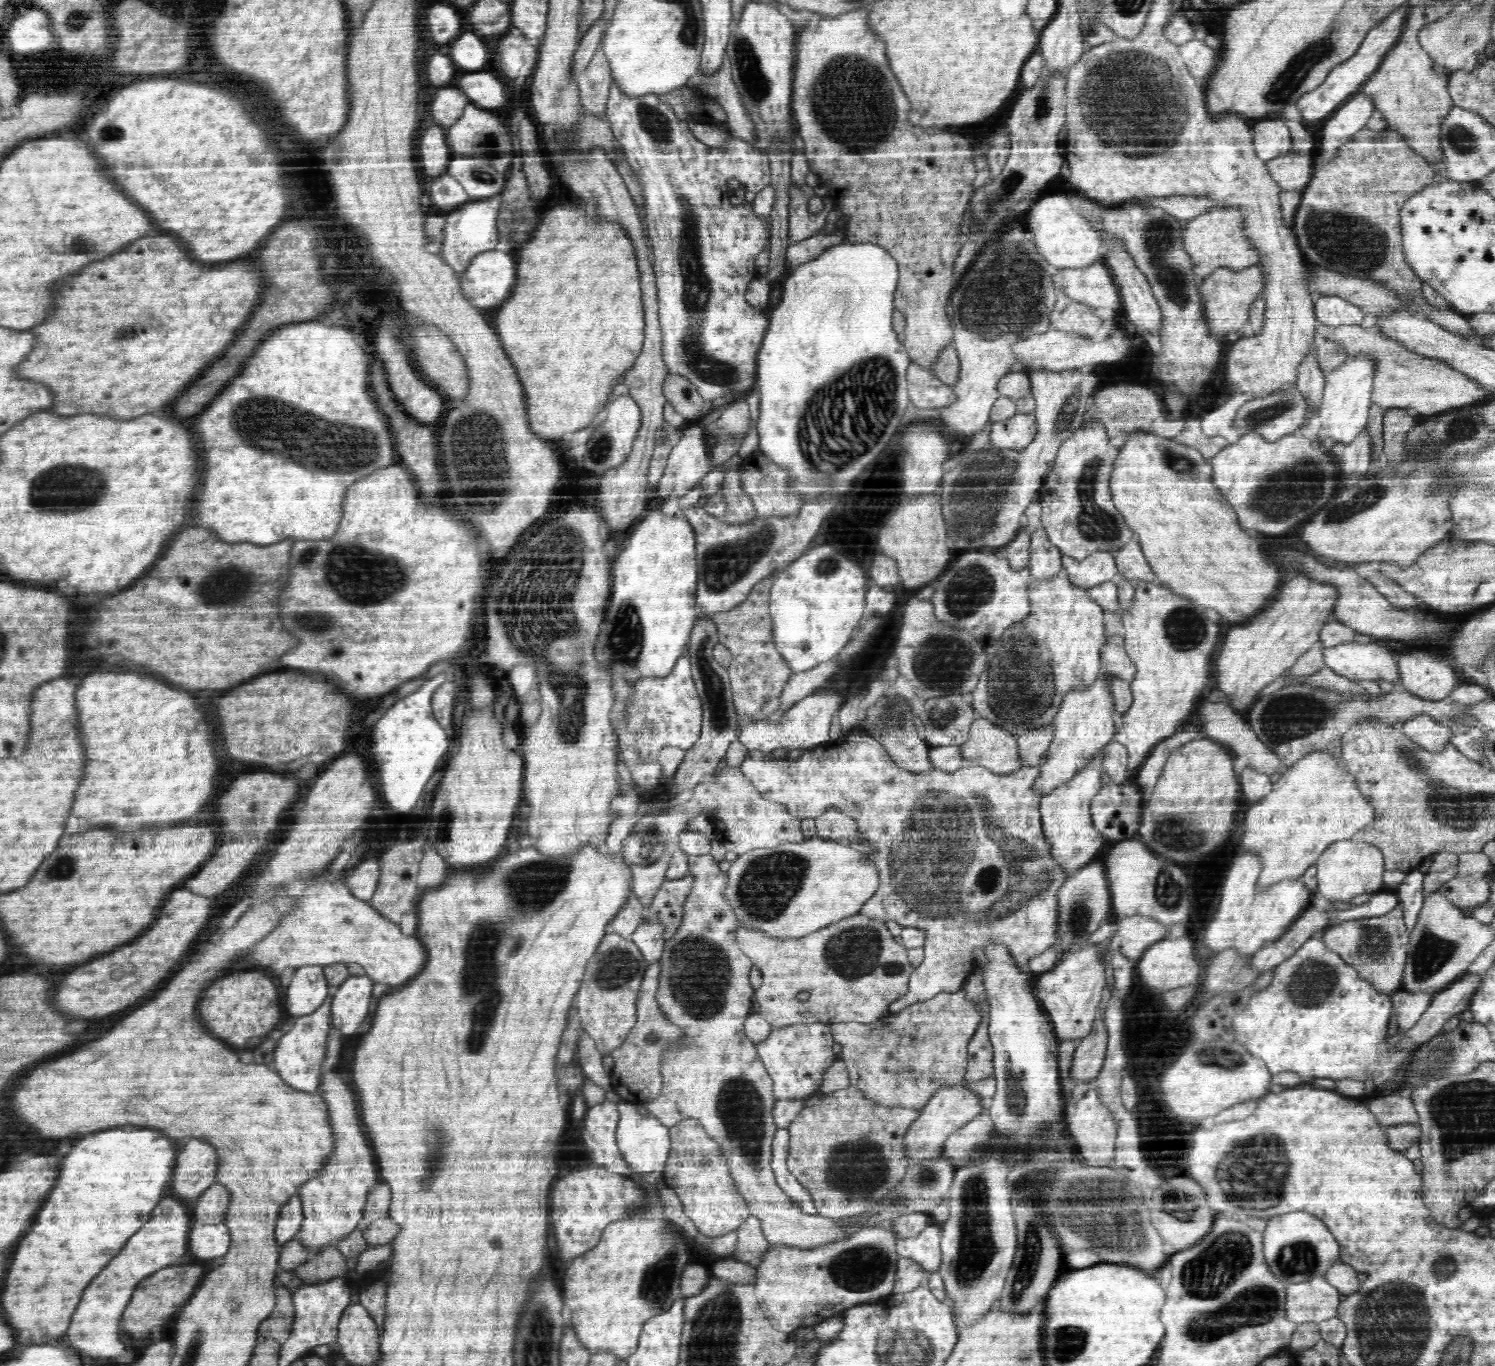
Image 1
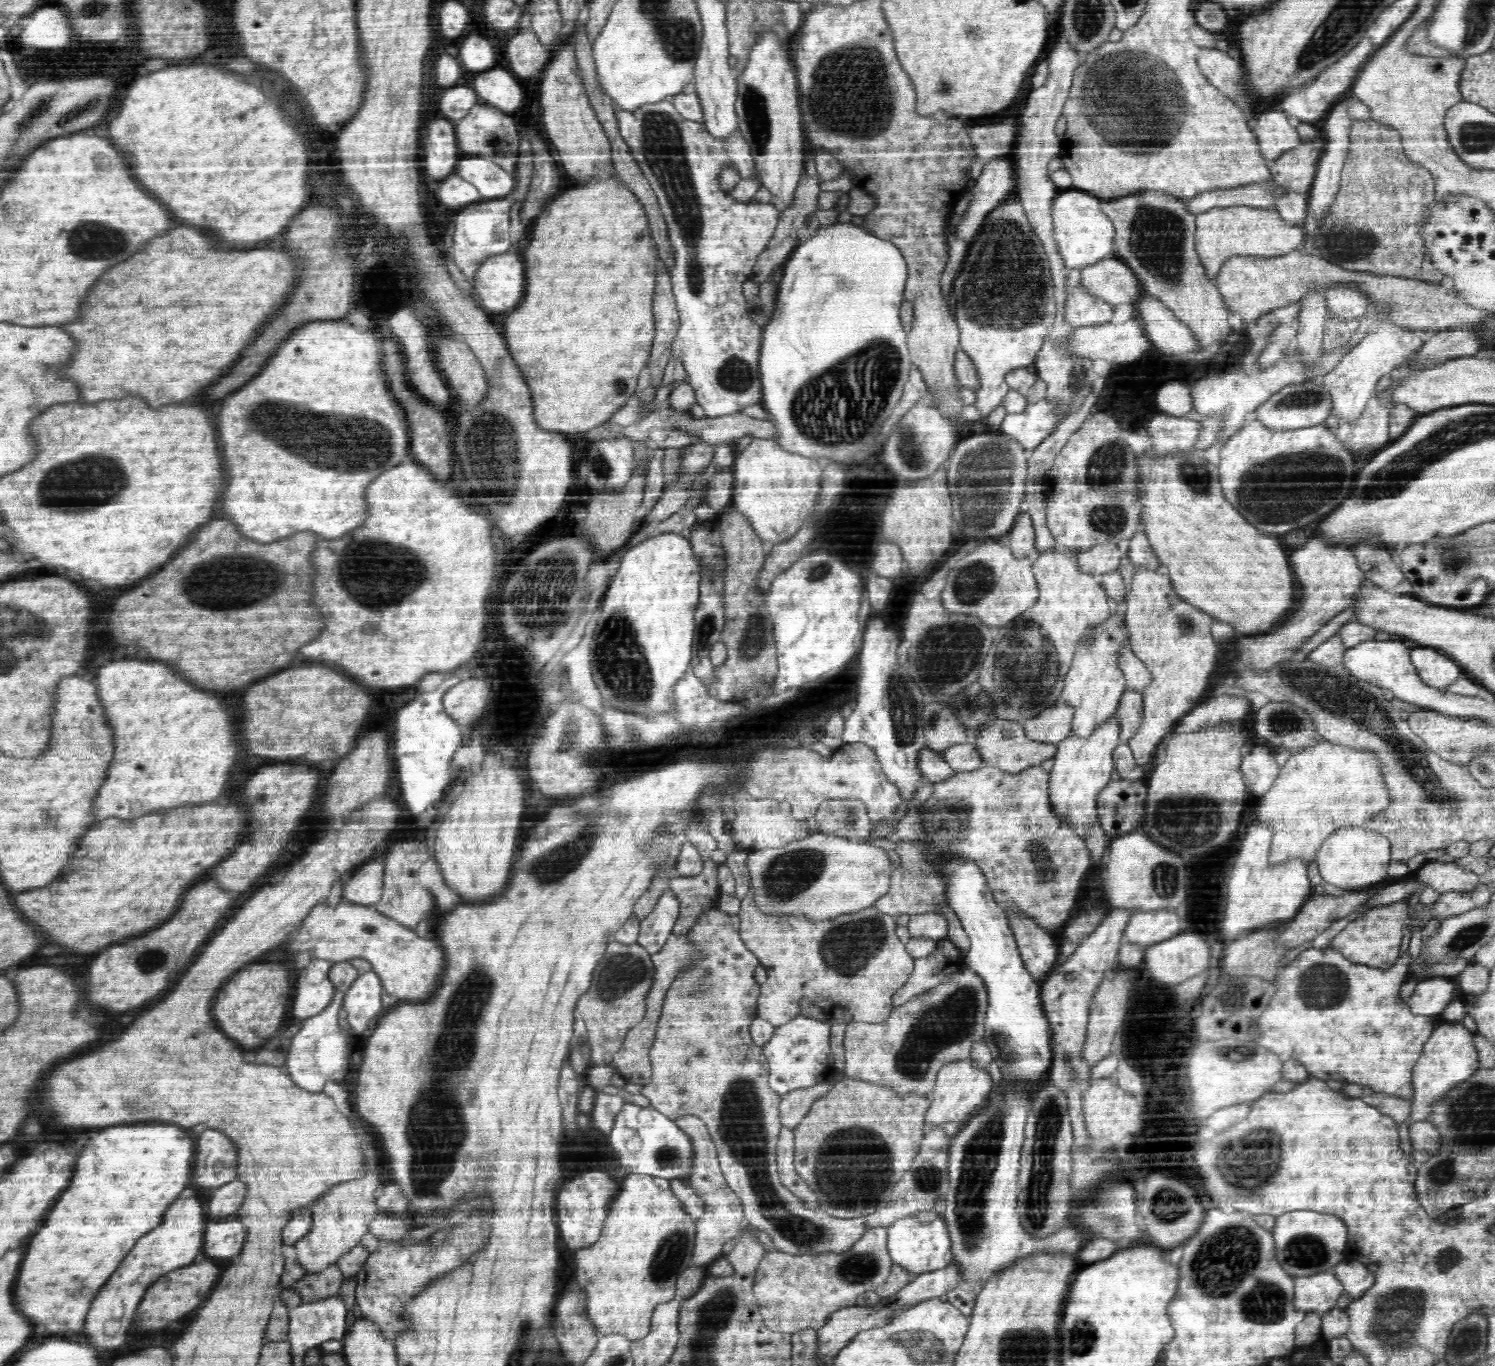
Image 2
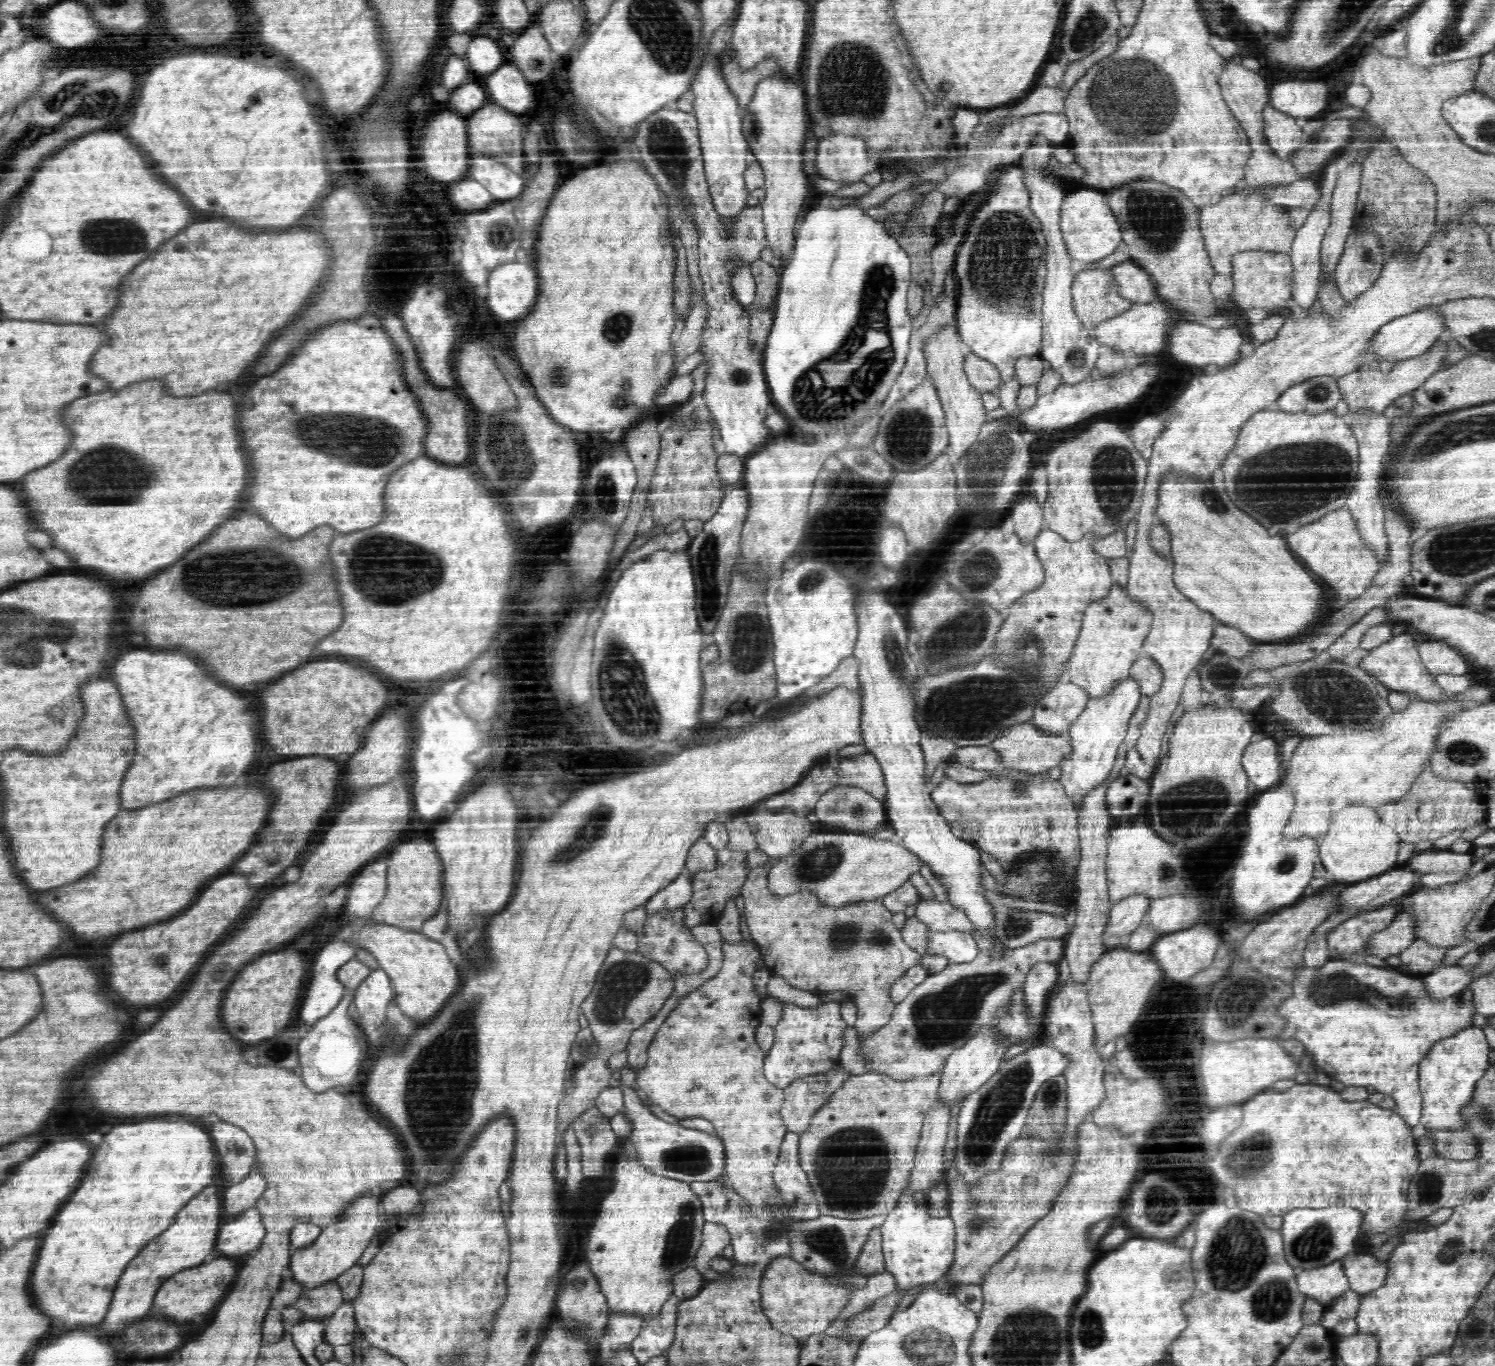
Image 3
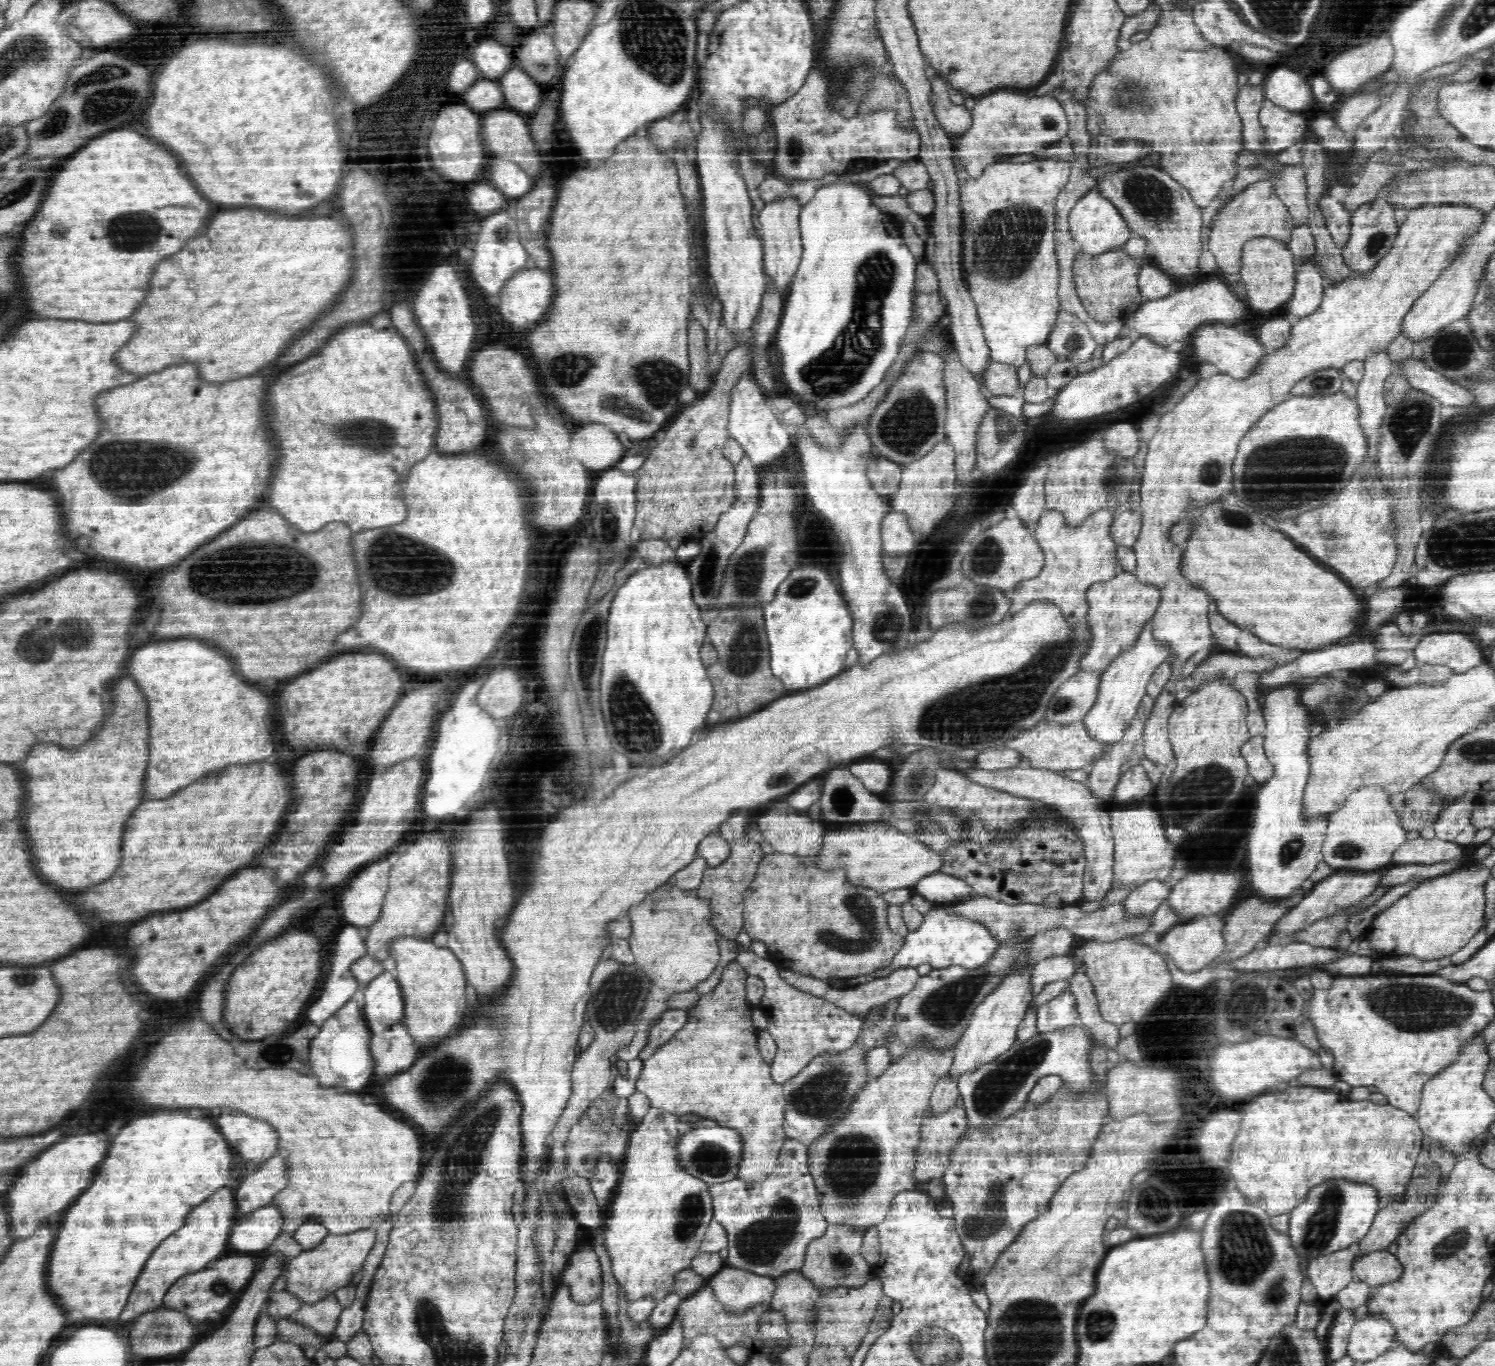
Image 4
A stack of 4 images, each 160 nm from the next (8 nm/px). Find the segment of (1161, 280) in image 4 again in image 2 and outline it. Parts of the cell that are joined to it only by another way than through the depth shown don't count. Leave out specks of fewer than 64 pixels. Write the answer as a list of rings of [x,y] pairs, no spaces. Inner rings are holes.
[[[1113,255],[1081,269],[1081,284],[1110,304],[1138,304],[1145,293],[1136,273]]]

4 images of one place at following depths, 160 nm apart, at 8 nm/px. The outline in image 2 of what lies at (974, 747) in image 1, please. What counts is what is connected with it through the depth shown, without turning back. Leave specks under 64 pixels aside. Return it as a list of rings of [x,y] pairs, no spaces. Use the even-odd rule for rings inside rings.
[[[1000,719],[986,728],[976,743],[988,765],[1011,773],[1020,772],[1030,767],[1040,767],[1042,762],[1054,758],[1058,748],[1056,742],[1032,740],[1027,735],[1022,721],[1004,719]]]

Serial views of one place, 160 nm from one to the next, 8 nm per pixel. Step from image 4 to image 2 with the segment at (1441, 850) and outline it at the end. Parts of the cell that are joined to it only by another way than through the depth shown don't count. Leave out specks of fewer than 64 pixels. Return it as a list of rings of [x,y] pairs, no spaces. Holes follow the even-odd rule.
[[[1426,861],[1415,871],[1418,879],[1439,894],[1447,891],[1472,891],[1479,876],[1454,862]]]

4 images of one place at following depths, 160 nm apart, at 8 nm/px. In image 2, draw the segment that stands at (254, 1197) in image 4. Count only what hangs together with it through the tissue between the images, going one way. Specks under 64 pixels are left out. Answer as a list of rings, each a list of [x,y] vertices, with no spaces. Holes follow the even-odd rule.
[[[233,1180],[226,1186],[216,1187],[211,1202],[208,1204],[208,1216],[211,1220],[218,1216],[232,1216],[238,1214],[240,1207],[244,1204],[250,1184],[242,1182],[242,1180]]]

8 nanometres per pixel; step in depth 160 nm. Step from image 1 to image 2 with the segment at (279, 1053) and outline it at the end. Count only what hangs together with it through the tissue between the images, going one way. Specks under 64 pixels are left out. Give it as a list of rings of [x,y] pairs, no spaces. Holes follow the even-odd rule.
[[[336,988],[334,1000],[320,1015],[306,1019],[303,1027],[291,1040],[291,1047],[284,1066],[295,1083],[308,1092],[322,1092],[328,1082],[339,1083],[350,1072],[350,1060],[352,1060],[352,1054],[356,1052],[356,1044],[354,1044],[350,1030],[346,1031],[340,1026],[340,1010],[347,996],[348,992],[338,992]]]

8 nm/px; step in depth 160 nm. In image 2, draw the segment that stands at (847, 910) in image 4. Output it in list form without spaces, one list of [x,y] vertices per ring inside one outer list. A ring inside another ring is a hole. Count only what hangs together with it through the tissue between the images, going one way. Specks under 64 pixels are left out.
[[[750,886],[741,901],[738,914],[741,920],[740,933],[748,948],[756,953],[761,965],[767,970],[766,982],[761,985],[763,995],[757,1006],[758,1017],[775,1027],[782,1026],[799,1014],[799,1001],[808,998],[829,1013],[832,1008],[842,1008],[859,1023],[878,1024],[888,1020],[895,1008],[894,993],[908,980],[917,959],[906,950],[906,945],[896,935],[895,917],[884,914],[875,906],[818,922],[806,918],[804,912],[767,912],[756,903],[753,886]]]

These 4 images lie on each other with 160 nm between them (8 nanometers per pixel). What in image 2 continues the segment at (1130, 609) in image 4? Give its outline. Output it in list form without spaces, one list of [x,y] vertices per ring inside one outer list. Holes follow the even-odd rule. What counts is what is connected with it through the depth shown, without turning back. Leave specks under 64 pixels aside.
[[[1118,614],[1113,617],[1105,617],[1096,624],[1084,626],[1084,632],[1080,634],[1080,640],[1076,640],[1076,648],[1072,657],[1072,665],[1065,678],[1063,697],[1071,700],[1075,705],[1075,720],[1072,729],[1076,729],[1087,735],[1090,729],[1100,720],[1110,716],[1116,708],[1122,695],[1127,691],[1127,680],[1120,669],[1119,656],[1124,648],[1128,648],[1131,642],[1131,629],[1125,618]]]

